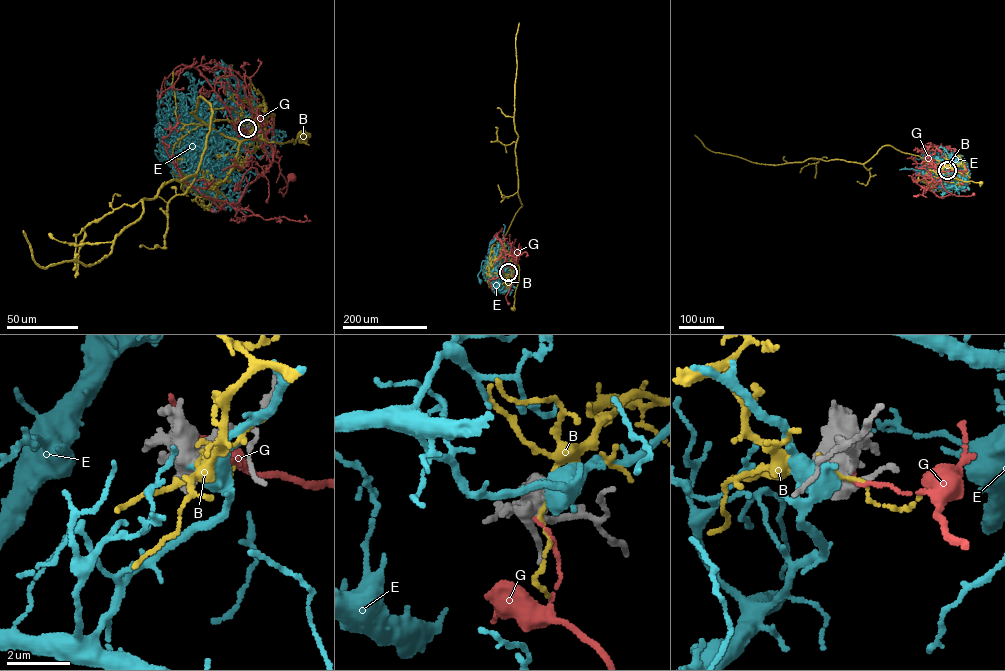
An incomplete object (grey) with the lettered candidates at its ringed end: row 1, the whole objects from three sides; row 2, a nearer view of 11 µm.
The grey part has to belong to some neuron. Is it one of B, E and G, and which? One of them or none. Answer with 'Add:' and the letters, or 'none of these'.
Add: none of these

